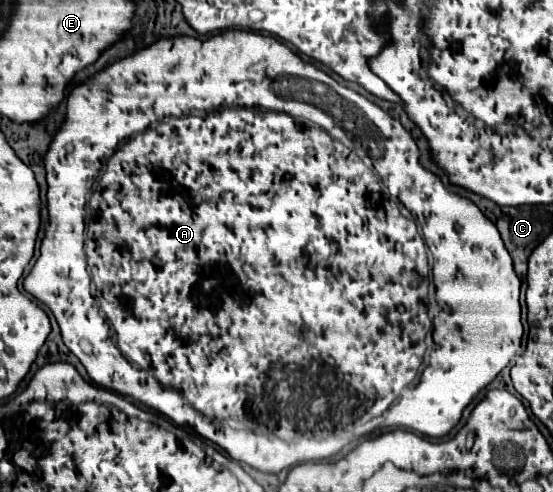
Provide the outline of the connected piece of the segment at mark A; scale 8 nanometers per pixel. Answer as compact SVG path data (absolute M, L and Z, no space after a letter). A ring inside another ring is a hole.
M224 30L224 32L218 32L218 34L212 34L212 36L210 36L210 38L208 38L208 40L198 40L198 38L192 38L192 36L170 36L170 38L160 38L160 40L156 40L156 42L154 42L154 44L150 44L150 46L144 46L144 48L138 48L138 50L134 50L134 52L132 52L132 54L130 54L130 56L126 56L126 58L122 58L122 60L118 60L118 62L114 62L114 64L110 64L110 66L106 66L106 68L104 68L104 70L100 70L100 72L96 72L96 74L94 74L94 78L88 78L88 80L84 80L84 82L82 82L82 84L80 84L80 86L76 86L76 88L74 88L74 90L72 90L72 92L70 92L70 96L68 96L68 102L66 102L66 116L64 116L64 122L62 122L62 126L60 126L60 128L58 128L58 132L56 132L56 136L54 136L54 138L52 138L52 142L50 142L50 146L48 146L48 152L46 152L46 156L44 156L44 166L46 166L46 180L48 180L48 194L46 194L46 200L48 200L48 224L46 224L46 230L44 230L44 240L42 240L42 246L40 246L40 258L38 258L38 260L36 260L36 264L34 264L34 268L32 268L32 270L30 270L30 274L28 274L28 276L26 276L26 278L24 278L24 290L26 290L26 292L30 292L30 294L32 294L32 296L34 296L34 298L36 298L36 300L40 300L40 302L42 302L42 304L46 304L46 306L48 306L48 308L50 308L50 312L52 312L52 314L54 314L54 316L56 316L56 322L58 322L58 326L60 326L60 332L62 332L62 340L64 340L64 344L66 344L66 346L68 346L68 350L70 350L70 352L72 352L72 354L74 354L74 356L76 356L76 358L78 358L78 360L80 360L80 362L82 362L82 366L84 366L84 368L86 368L86 372L88 372L88 376L90 376L90 380L92 380L92 382L94 382L94 384L98 384L98 386L102 386L102 388L108 388L108 390L114 390L114 392L118 392L118 394L122 394L122 396L128 396L128 398L132 398L132 400L138 400L138 402L140 402L140 404L144 404L144 406L146 406L146 408L150 408L150 410L158 410L158 412L160 412L160 414L164 414L164 416L166 416L166 418L170 418L170 420L174 420L174 422L176 422L176 424L178 424L178 426L190 426L190 428L192 428L192 430L194 430L194 432L198 432L198 434L200 434L200 436L202 436L202 438L206 438L206 440L210 440L210 442L214 442L214 444L218 444L218 446L220 446L220 448L222 448L222 450L226 450L226 452L228 452L228 456L230 456L230 458L232 458L232 460L238 460L238 462L244 462L244 464L248 464L248 466L252 466L252 468L256 468L256 470L260 470L260 472L268 472L268 474L280 474L280 472L282 472L282 470L286 470L286 468L290 468L290 466L296 466L296 464L320 464L320 462L321 462L321 460L328 460L328 458L332 458L332 456L336 456L336 454L338 454L338 452L340 452L340 450L342 450L342 446L348 446L348 444L350 444L350 442L352 442L352 440L354 440L354 438L360 438L360 436L364 436L364 434L368 434L368 432L372 432L372 430L374 430L374 428L364 428L364 426L366 426L366 424L368 424L368 422L370 422L370 420L374 420L374 418L376 418L376 414L384 414L384 410L388 410L388 408L390 408L390 406L392 406L392 404L396 404L396 402L398 402L398 398L400 398L400 394L404 394L404 388L408 388L408 384L410 384L410 382L412 382L412 380L414 380L414 378L416 378L416 374L418 374L418 370L420 370L420 366L422 366L422 364L424 364L424 354L426 354L426 344L424 344L424 338L426 338L426 334L428 334L428 330L430 330L430 328L432 328L432 322L434 322L434 332L432 332L432 338L434 338L434 348L432 348L432 350L430 350L430 360L428 360L428 366L426 366L426 368L424 368L424 374L422 374L422 380L420 380L420 382L418 382L418 386L416 386L416 388L412 388L412 390L410 390L410 398L402 398L402 400L400 400L400 402L398 402L398 404L396 404L396 406L392 406L392 408L390 408L390 410L388 410L388 412L386 412L386 420L384 420L384 422L382 422L382 424L380 424L380 426L378 426L378 428L384 428L384 426L386 426L386 428L400 428L400 426L402 426L402 428L406 428L406 430L414 430L414 432L420 432L420 434L424 434L424 436L430 436L430 438L442 438L442 436L446 436L446 434L450 434L450 432L452 432L452 428L454 428L454 426L456 426L456 424L458 424L458 422L460 422L460 418L462 418L462 412L464 412L464 410L466 410L466 406L468 406L468 404L470 404L470 402L472 402L472 400L474 400L474 398L476 398L476 396L478 396L478 394L480 394L480 390L484 390L484 388L486 388L486 386L488 386L488 384L490 384L490 382L492 382L492 380L494 380L494 378L496 378L496 376L498 376L498 374L500 374L500 372L502 372L502 370L504 370L504 368L506 368L506 366L508 366L508 362L510 362L510 360L512 360L512 358L514 358L514 354L516 354L516 352L518 352L518 350L520 350L520 342L522 342L522 322L520 322L520 302L518 302L518 294L520 294L520 278L518 278L518 276L516 276L516 272L514 272L514 266L512 266L512 258L510 258L510 254L508 254L508 250L506 250L506 248L504 248L504 242L502 242L502 238L500 238L500 232L498 232L498 230L496 230L496 226L494 226L494 224L492 224L492 222L490 222L490 220L488 220L488 218L486 218L486 216L484 216L484 214L482 214L482 210L480 210L480 208L478 208L478 206L476 206L476 204L472 204L472 202L470 202L470 200L466 200L466 198L462 198L462 196L456 196L456 194L452 194L452 192L450 192L450 190L448 190L448 186L444 186L444 182L442 182L442 180L440 180L440 178L438 178L438 176L436 176L436 174L432 174L432 172L428 172L428 170L426 170L426 168L424 168L424 166L422 166L422 164L420 164L420 162L418 162L418 160L416 160L416 158L420 158L420 150L418 150L418 146L416 146L416 142L414 142L414 138L412 138L412 136L410 136L410 132L406 132L406 130L404 130L404 128L402 128L402 124L400 124L400 122L398 122L398 120L394 120L394 118L390 118L390 116L388 116L388 114L386 114L386 112L384 112L384 110L382 110L382 108L380 108L380 106L376 106L376 104L374 104L374 102L370 102L370 100L368 100L368 98L364 98L364 96L362 96L362 94L358 94L358 92L354 92L354 90L350 90L350 88L342 88L342 86L340 86L340 82L336 82L336 84L334 84L334 86L338 86L338 88L334 88L334 86L332 86L332 82L336 82L336 80L334 80L334 78L332 78L332 76L328 76L328 74L326 74L326 72L324 72L324 70L320 70L320 68L316 68L316 66L312 66L312 63L310 63L310 62L306 62L306 61L304 61L304 60L303 60L303 59L302 59L302 58L300 58L300 56L298 56L298 54L294 54L294 52L292 52L292 50L290 50L290 48L286 48L286 46L284 46L284 44L280 44L280 42L278 42L278 40L276 40L276 38L272 38L272 36L270 36L270 34L256 34L256 32L248 32L248 30ZM102 166L104 166L104 172L102 172L102 174L100 174L100 178L98 178L98 184L96 184L96 186L92 186L92 182L94 182L94 176L96 176L96 174L98 174L98 172L100 172L100 168L102 168ZM426 246L428 246L428 248L430 248L430 252L432 252L432 256L434 256L434 270L432 270L432 276L434 276L434 284L436 284L436 298L438 298L438 312L436 312L436 314L434 314L434 318L432 318L432 320L430 320L430 316L428 316L428 274L430 274L430 268L428 268L428 252L426 252Z

